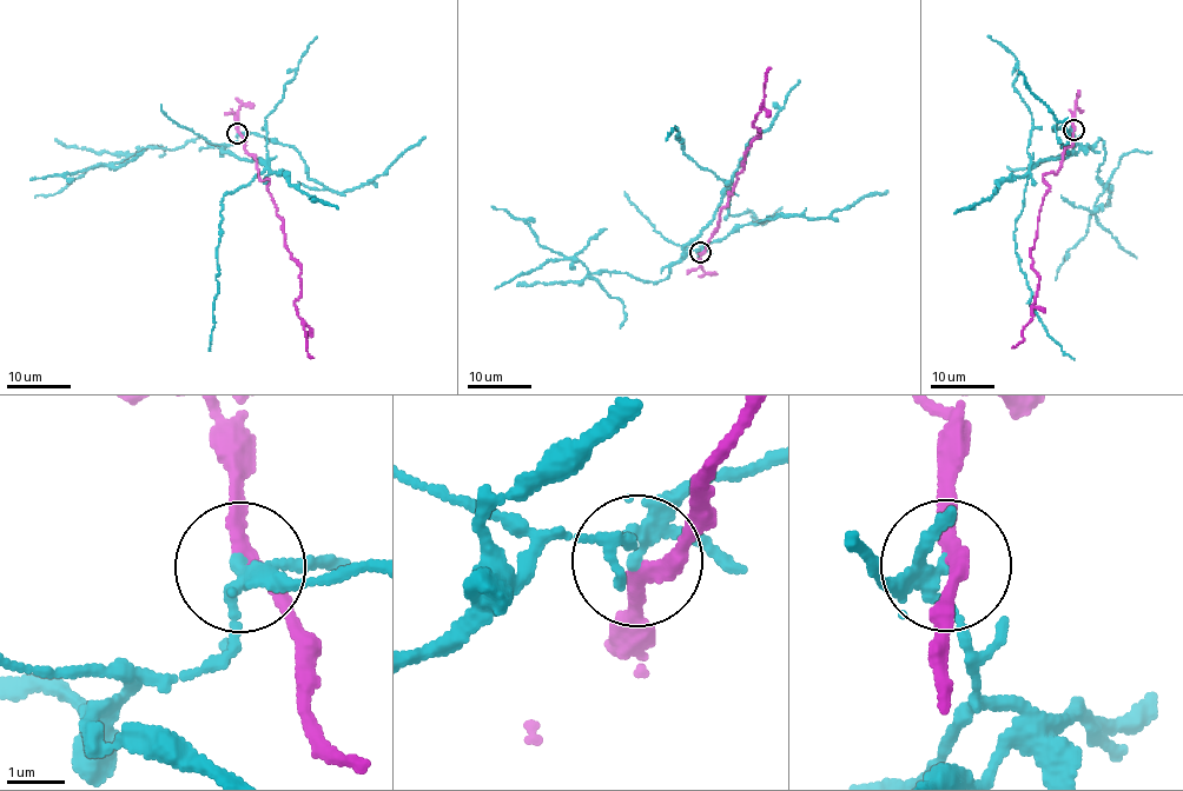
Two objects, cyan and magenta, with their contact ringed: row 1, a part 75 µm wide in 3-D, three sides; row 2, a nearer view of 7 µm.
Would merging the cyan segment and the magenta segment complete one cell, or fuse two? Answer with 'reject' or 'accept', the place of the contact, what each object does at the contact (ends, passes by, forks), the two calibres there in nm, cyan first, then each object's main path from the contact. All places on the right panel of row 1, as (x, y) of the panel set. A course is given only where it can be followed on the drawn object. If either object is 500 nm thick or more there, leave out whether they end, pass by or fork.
reject; at (1074, 130); cyan forks there; magenta passes by; 160 nm thick on the cyan side, 220 nm on the other; cyan runs (1074, 130), (1077, 151), (1046, 158), (1029, 171), (1024, 206), (1013, 231), (1032, 310), (1046, 333), (1074, 359); magenta runs (1074, 128), (1058, 172), (1043, 177), (1049, 191), (1031, 250), (1037, 296), (1023, 340), (1011, 347)

